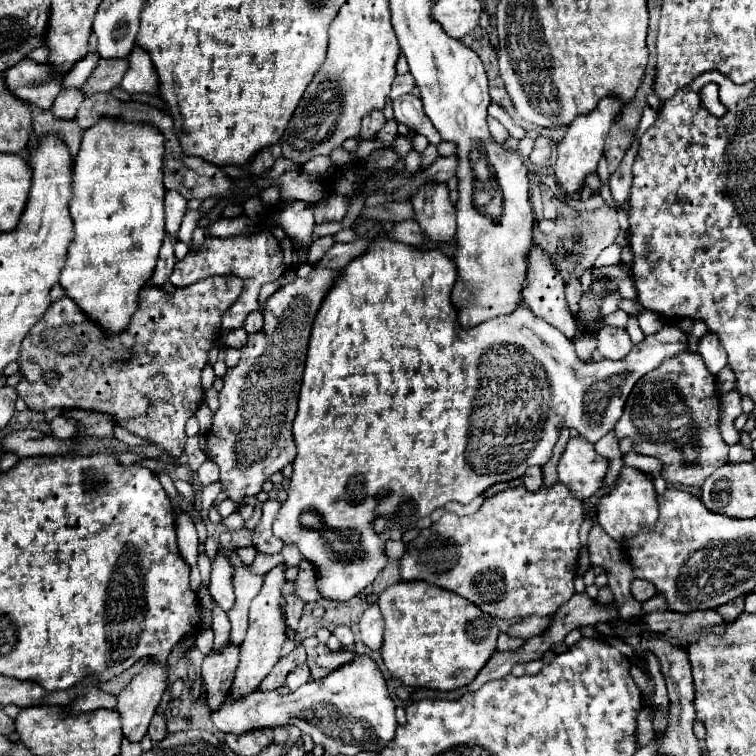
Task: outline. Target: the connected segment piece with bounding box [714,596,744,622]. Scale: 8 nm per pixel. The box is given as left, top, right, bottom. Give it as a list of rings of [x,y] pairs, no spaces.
[[[738,596],[736,600],[726,602],[726,604],[718,606],[718,608],[714,608],[714,612],[718,612],[722,616],[722,620],[726,620],[726,622],[736,620],[742,614],[742,610],[744,610],[744,596]]]

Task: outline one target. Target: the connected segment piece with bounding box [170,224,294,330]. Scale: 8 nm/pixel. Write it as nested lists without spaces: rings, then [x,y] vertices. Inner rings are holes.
[[[268,224],[260,236],[242,234],[242,236],[230,236],[229,238],[212,238],[206,242],[206,246],[200,252],[188,252],[188,256],[180,262],[176,262],[174,272],[170,276],[170,282],[174,286],[188,286],[200,278],[216,276],[216,274],[234,274],[244,280],[244,292],[240,298],[234,302],[234,306],[224,314],[222,318],[222,328],[232,330],[242,326],[246,316],[254,310],[258,310],[258,292],[264,284],[278,280],[282,274],[286,274],[292,268],[292,254],[294,254],[294,244],[290,236],[276,224]]]

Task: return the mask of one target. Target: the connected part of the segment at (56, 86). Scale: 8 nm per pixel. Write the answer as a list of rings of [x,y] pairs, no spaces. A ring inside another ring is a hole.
[[[20,60],[14,68],[4,72],[4,80],[10,92],[20,98],[36,104],[42,110],[50,110],[54,98],[62,90],[62,80],[66,74],[58,74],[50,64],[38,64],[34,60]]]

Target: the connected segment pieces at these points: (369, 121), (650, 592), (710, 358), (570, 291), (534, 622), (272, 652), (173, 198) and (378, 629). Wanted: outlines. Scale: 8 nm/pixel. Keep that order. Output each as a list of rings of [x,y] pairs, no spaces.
[[[374,110],[370,114],[366,114],[362,118],[362,130],[360,130],[360,138],[374,138],[376,132],[386,124],[386,118],[380,110]]]
[[[634,580],[632,582],[632,596],[640,602],[646,602],[650,596],[654,596],[656,592],[656,586],[648,580]]]
[[[706,332],[698,340],[698,354],[704,358],[704,364],[712,374],[718,374],[726,366],[726,352],[722,350],[722,344],[714,332]]]
[[[570,278],[570,280],[568,280],[568,286],[566,286],[566,300],[568,300],[568,306],[570,306],[570,312],[572,312],[572,314],[576,314],[580,294],[582,294],[580,280],[578,280],[578,278]]]
[[[530,616],[530,618],[526,618],[526,620],[520,620],[520,622],[512,624],[512,626],[508,628],[508,636],[528,640],[528,638],[532,638],[532,636],[542,634],[542,632],[548,628],[548,624],[550,624],[550,618],[548,618],[548,616],[546,616],[546,618],[542,618],[542,616]]]
[[[280,564],[272,568],[268,574],[264,574],[264,584],[258,592],[258,596],[250,604],[250,624],[248,624],[248,634],[242,642],[242,652],[240,652],[240,662],[236,670],[236,678],[232,682],[230,694],[234,698],[244,696],[260,686],[260,682],[270,674],[274,664],[280,658],[280,652],[284,648],[284,642],[288,640],[288,624],[286,624],[286,614],[282,612],[282,588],[286,584],[286,564]]]
[[[168,190],[166,192],[166,232],[170,232],[172,236],[178,234],[180,222],[186,214],[186,198],[180,192]]]
[[[370,604],[366,608],[366,612],[360,618],[360,636],[362,642],[372,648],[372,650],[380,650],[382,646],[382,636],[384,636],[384,618],[380,614],[378,604]]]

